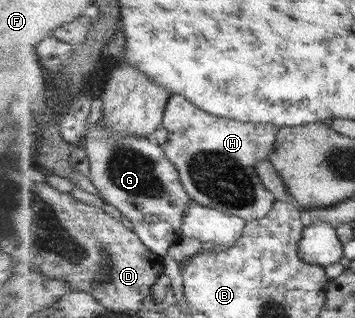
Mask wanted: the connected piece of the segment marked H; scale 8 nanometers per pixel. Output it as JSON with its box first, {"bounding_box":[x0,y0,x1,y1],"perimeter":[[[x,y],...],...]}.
{"bounding_box":[163,95,279,221],"perimeter":[[[173,95],[167,103],[163,126],[168,130],[169,138],[164,143],[165,154],[177,165],[182,185],[190,197],[204,206],[218,209],[230,216],[236,215],[246,221],[267,217],[277,200],[274,192],[268,190],[261,177],[256,173],[257,163],[269,159],[275,151],[279,128],[272,124],[242,123],[226,117],[216,117],[200,109],[183,95]]]}

